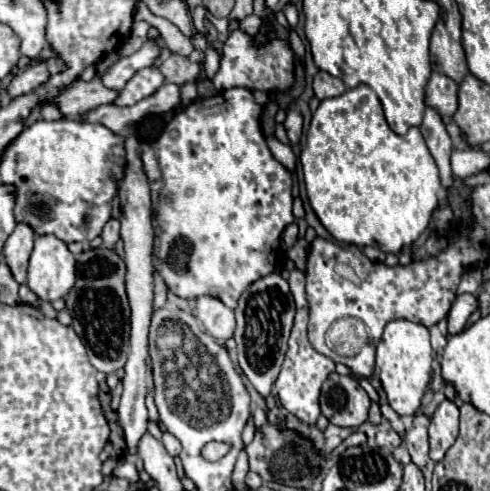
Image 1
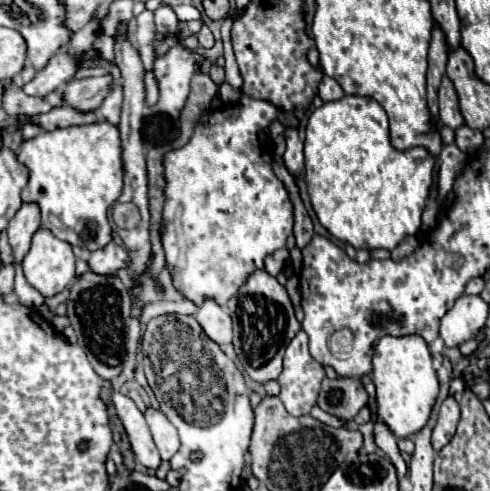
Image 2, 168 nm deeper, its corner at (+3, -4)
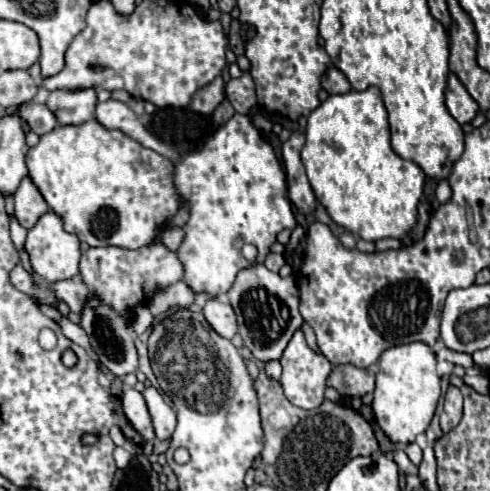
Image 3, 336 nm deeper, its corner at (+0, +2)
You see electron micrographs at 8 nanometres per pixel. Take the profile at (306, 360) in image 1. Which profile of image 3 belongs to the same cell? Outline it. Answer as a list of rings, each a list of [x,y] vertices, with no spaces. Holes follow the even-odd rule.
[[[300,329],[294,333],[288,347],[284,349],[284,353],[280,357],[280,363],[282,363],[282,369],[284,369],[282,377],[280,377],[280,383],[282,383],[282,389],[284,389],[284,395],[288,397],[288,401],[296,407],[302,407],[302,409],[318,407],[324,401],[326,379],[332,371],[332,365],[324,355],[318,355],[316,351],[312,351],[308,347],[308,343],[304,339],[304,333]]]

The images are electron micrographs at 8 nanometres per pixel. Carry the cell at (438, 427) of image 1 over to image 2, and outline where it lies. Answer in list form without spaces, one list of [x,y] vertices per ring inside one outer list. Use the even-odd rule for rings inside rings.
[[[447,397],[441,403],[437,423],[435,423],[433,435],[431,435],[431,445],[433,445],[435,453],[439,453],[449,443],[449,439],[455,435],[457,423],[459,423],[459,405],[453,397]]]

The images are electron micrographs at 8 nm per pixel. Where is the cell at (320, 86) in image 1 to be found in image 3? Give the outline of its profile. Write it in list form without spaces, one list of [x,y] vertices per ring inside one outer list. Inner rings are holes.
[[[330,67],[322,79],[322,87],[332,95],[332,93],[348,93],[350,91],[350,83],[346,79],[346,75],[336,69],[336,67]]]

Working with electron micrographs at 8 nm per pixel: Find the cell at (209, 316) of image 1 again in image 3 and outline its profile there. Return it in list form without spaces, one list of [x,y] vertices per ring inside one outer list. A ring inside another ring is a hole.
[[[208,299],[204,305],[204,317],[212,329],[224,339],[232,339],[238,333],[236,313],[230,303],[220,303],[218,299]]]

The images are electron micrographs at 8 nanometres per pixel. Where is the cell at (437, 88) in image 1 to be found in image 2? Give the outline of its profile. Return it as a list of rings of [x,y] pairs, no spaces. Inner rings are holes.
[[[443,77],[441,85],[439,85],[439,117],[441,117],[441,123],[451,129],[457,129],[459,125],[463,125],[457,93],[455,93],[449,77]]]

